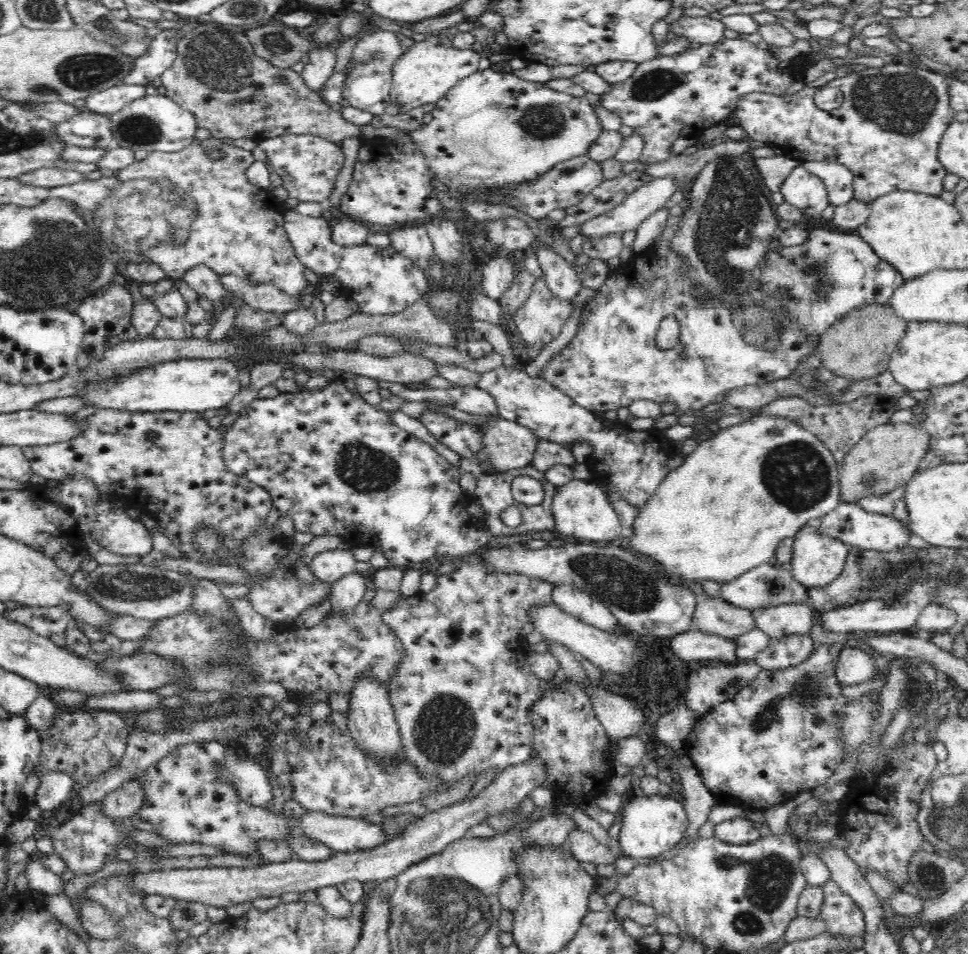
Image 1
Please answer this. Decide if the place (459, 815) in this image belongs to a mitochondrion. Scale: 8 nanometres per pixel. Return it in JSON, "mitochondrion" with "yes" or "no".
{"mitochondrion":"no"}

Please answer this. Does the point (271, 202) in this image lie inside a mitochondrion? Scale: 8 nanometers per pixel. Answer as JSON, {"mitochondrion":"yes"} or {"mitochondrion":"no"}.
{"mitochondrion":"no"}

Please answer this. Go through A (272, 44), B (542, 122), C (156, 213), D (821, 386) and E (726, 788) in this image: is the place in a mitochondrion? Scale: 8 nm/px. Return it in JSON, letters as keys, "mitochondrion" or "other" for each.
{"A":"mitochondrion","B":"mitochondrion","C":"mitochondrion","D":"mitochondrion","E":"other"}

